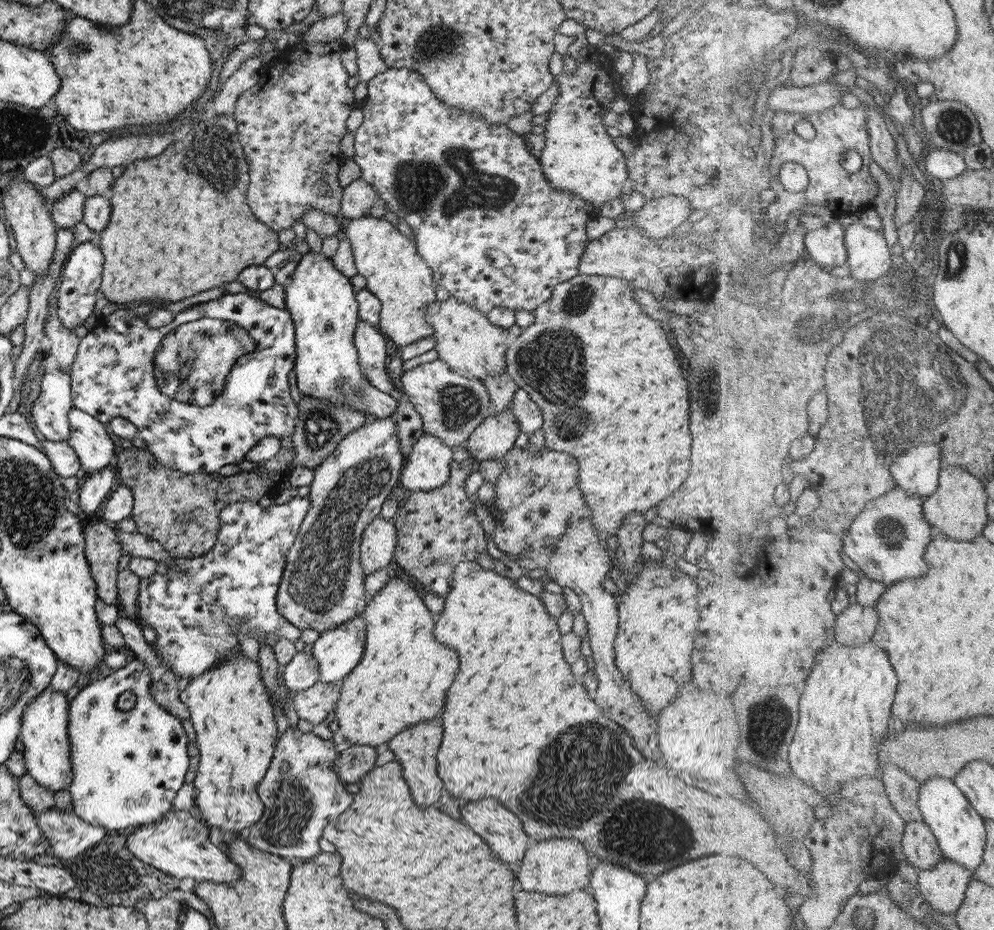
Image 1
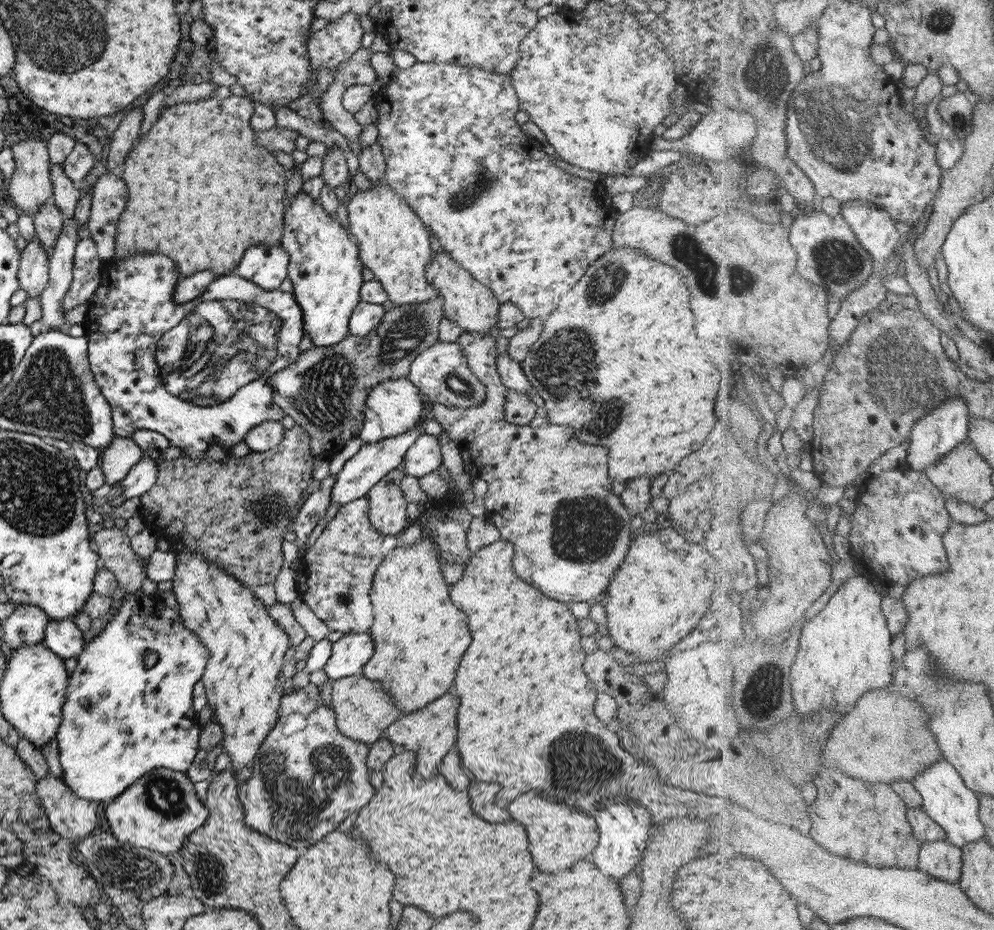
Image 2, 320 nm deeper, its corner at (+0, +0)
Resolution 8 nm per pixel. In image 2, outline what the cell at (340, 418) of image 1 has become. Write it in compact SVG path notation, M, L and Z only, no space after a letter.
M437 295L425 302L395 306L386 306L379 324L365 336L348 334L337 344L318 347L311 345L289 366L275 372L269 377L269 384L273 388L273 402L291 416L297 426L309 436L312 455L331 454L337 452L351 439L355 439L364 419L364 404L371 388L383 380L397 380L409 373L410 362L425 349L438 340L438 324L442 316L442 298Z

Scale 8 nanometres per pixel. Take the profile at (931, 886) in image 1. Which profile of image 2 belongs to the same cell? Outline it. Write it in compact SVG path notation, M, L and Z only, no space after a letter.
M949 840L926 842L923 867L934 873L934 877L939 880L949 884L959 883L963 874L962 848Z

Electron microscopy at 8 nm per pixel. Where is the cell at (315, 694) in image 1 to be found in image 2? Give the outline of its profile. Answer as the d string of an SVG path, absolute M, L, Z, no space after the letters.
M362 674L344 676L331 685L330 707L335 715L335 724L345 736L353 740L373 743L384 734L384 730L401 714L394 700L384 691L379 681Z

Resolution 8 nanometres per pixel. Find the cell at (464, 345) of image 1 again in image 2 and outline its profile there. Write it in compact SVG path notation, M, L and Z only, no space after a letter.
M439 248L437 254L427 263L424 275L442 298L443 318L456 324L463 333L488 333L488 328L496 324L500 303L486 286L469 275L467 269L460 267L448 252Z

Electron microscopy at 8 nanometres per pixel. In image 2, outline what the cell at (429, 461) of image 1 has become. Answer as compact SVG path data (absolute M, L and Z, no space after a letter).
M423 433L405 451L401 469L405 476L421 478L435 471L440 464L441 453L439 453L438 440Z

